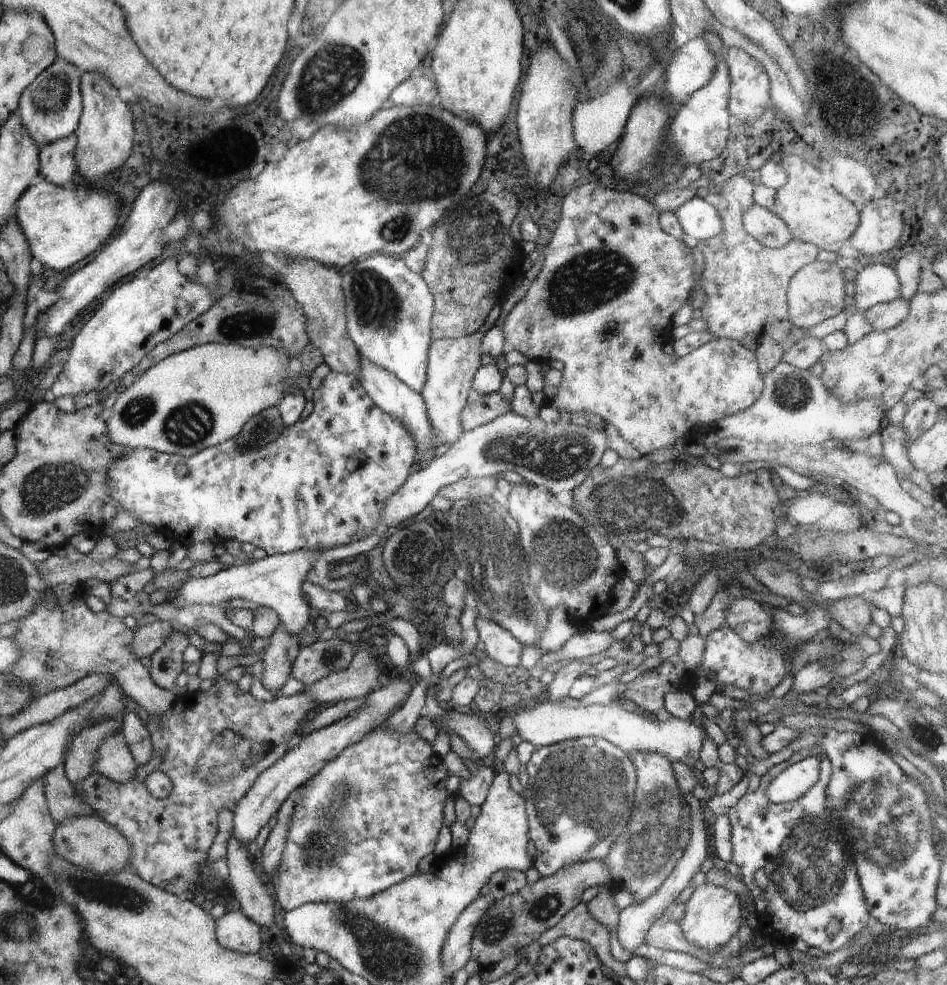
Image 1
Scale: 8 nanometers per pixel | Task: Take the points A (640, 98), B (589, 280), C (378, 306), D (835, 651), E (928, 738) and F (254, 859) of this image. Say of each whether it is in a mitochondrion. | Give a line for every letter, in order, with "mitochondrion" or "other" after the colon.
A: other
B: mitochondrion
C: mitochondrion
D: mitochondrion
E: mitochondrion
F: other

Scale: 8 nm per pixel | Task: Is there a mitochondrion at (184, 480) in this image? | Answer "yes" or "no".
no

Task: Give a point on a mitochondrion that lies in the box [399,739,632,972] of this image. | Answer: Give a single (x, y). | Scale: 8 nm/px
(545, 905)

